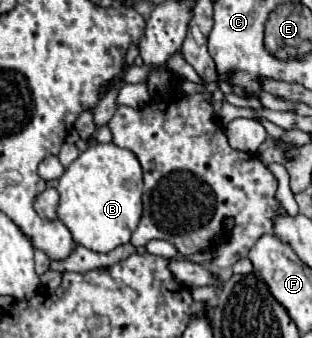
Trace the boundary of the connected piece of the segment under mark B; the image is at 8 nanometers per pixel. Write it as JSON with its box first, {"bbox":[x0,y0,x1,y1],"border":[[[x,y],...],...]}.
{"bbox":[58,144,142,252],"border":[[[96,144],[82,152],[58,180],[58,218],[68,226],[74,242],[94,252],[110,252],[130,242],[142,216],[142,168],[134,152],[116,144]]]}

